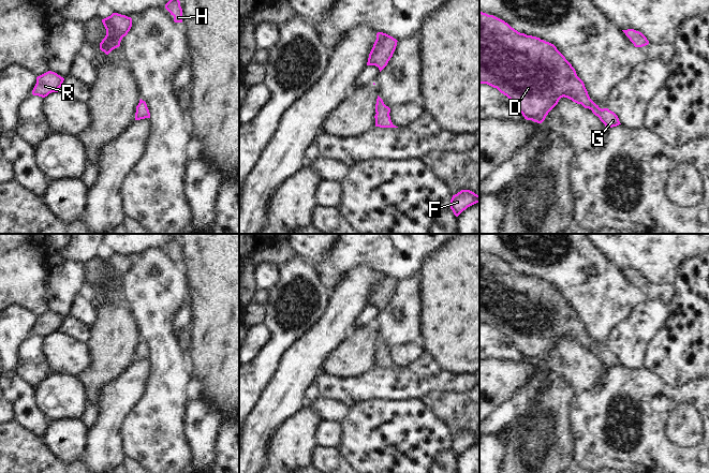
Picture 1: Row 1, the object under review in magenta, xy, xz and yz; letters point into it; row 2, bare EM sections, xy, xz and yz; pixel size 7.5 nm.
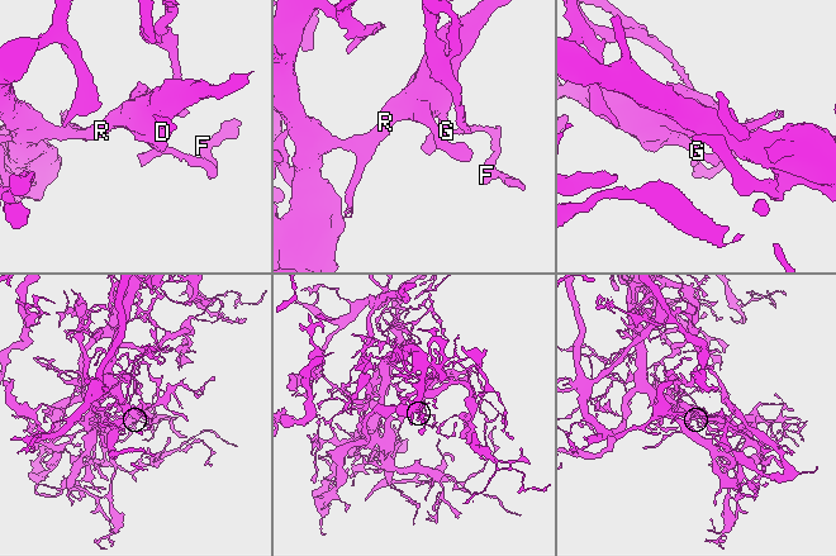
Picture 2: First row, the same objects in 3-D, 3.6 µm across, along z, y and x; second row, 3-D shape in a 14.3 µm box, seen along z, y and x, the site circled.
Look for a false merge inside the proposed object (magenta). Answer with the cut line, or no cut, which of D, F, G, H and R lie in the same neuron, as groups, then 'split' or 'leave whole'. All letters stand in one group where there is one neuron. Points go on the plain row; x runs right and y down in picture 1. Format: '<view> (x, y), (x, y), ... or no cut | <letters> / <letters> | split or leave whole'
no cut | D F G H R | leave whole

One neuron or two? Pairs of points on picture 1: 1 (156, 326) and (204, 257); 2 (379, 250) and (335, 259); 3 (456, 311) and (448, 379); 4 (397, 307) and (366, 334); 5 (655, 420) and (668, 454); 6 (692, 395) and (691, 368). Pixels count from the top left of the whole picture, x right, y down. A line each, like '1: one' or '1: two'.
1: two
2: one
3: two
4: two
5: one
6: two

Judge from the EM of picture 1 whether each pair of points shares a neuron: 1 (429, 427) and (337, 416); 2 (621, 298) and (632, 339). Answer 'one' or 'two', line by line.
1: two
2: two

